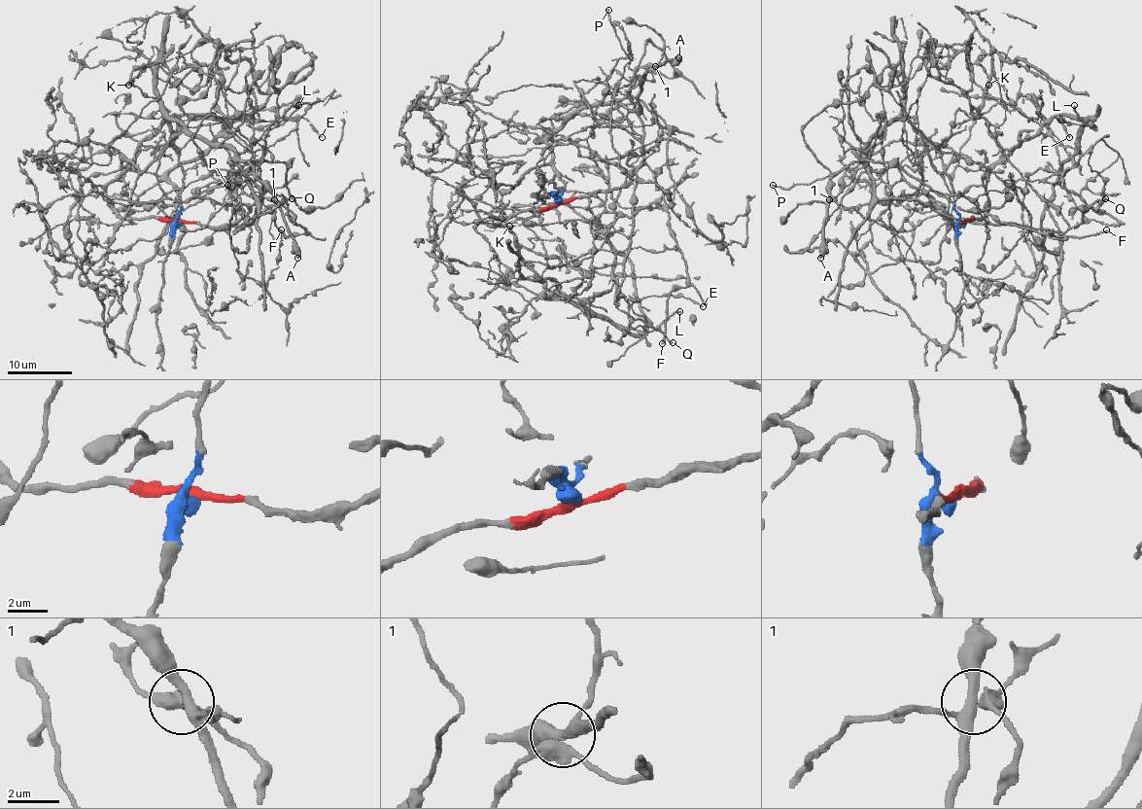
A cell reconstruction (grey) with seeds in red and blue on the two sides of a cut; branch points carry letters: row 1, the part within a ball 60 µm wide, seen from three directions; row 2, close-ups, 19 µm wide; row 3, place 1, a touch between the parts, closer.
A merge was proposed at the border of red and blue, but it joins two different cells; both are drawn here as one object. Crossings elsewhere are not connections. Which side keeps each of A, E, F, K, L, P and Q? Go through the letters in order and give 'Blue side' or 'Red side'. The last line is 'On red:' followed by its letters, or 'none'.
A: Blue side
E: Red side
F: Red side
K: Red side
L: Red side
P: Blue side
Q: Blue side
On red: E, F, K, L

